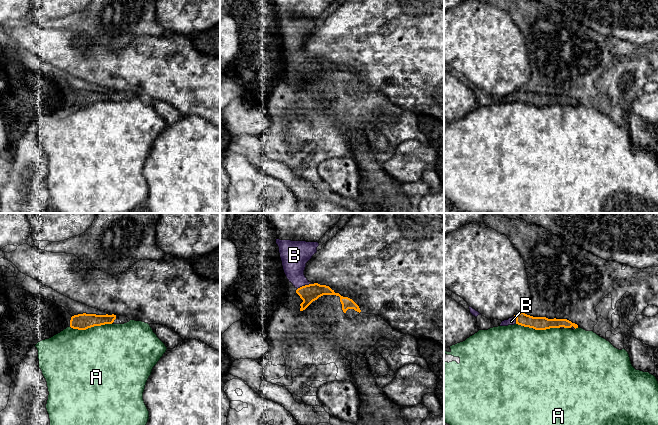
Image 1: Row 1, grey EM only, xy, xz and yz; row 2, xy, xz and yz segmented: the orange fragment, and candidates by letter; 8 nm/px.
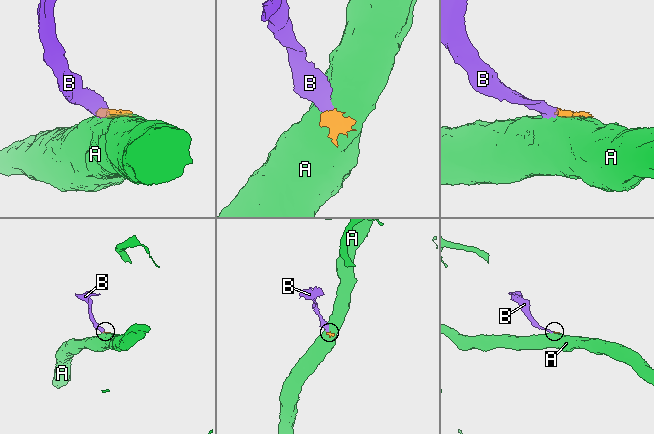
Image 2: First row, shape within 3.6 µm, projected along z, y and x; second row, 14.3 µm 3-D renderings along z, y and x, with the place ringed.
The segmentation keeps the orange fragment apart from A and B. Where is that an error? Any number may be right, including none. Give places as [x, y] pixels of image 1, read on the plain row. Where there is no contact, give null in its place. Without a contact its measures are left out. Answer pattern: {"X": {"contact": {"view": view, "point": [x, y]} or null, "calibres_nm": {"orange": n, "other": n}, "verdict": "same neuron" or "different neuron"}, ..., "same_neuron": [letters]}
{"A": {"contact": {"view": "yz", "point": [538, 105]}, "calibres_nm": {"orange": 110, "other": 500}, "verdict": "different neuron"}, "B": {"contact": {"view": "xz", "point": [305, 61]}, "calibres_nm": {"orange": 140, "other": 220}, "verdict": "same neuron"}, "same_neuron": ["B"]}

